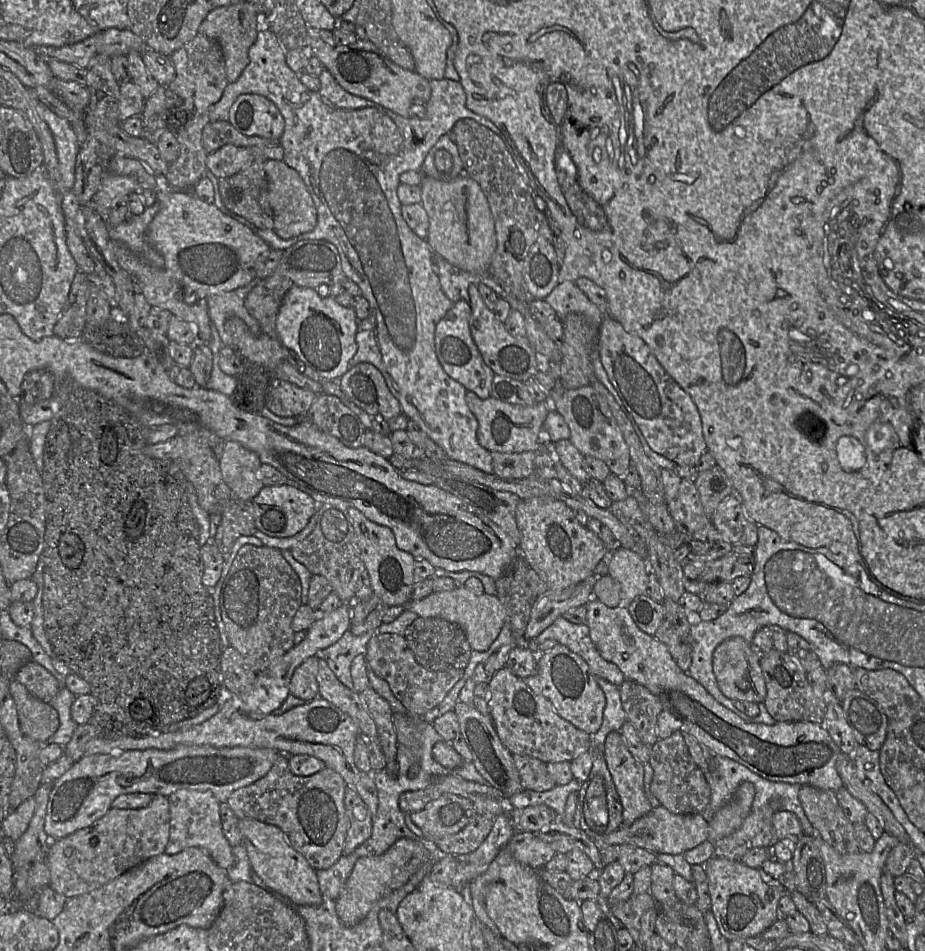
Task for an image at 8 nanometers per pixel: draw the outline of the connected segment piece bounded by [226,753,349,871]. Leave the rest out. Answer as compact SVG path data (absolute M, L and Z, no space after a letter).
M280 753L266 775L232 792L226 803L238 819L254 819L280 828L290 845L317 871L330 868L344 855L344 843L349 826L344 806L346 788L347 784L343 777L332 768L324 767L311 776L294 775L289 768L289 756Z

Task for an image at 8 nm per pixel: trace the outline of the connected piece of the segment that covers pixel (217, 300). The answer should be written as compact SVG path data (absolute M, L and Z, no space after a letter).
M254 278L249 284L238 289L210 295L207 298L208 314L212 324L217 329L224 346L232 346L232 338L224 329L225 321L232 316L242 319L254 334L261 333L258 321L252 317L244 306L248 293L259 283Z

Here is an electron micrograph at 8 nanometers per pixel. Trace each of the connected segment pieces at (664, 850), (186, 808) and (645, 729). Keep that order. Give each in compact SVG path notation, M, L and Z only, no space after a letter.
M659 806L629 826L621 825L603 839L594 839L598 849L609 845L632 844L656 855L682 854L708 839L709 822L701 814L677 815Z
M181 789L169 797L170 830L165 854L174 855L187 848L204 850L211 859L225 870L234 864L232 846L223 834L220 819L220 802L210 791Z
M624 680L621 686L619 686L619 689L620 700L622 708L626 714L627 721L632 724L641 741L651 748L658 740L657 720L659 714L663 710L662 703L647 688L632 680Z

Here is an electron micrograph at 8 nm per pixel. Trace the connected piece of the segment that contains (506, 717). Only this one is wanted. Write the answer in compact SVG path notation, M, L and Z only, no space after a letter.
M506 666L488 681L488 707L496 733L512 754L526 755L545 763L571 762L592 748L591 736L560 717L551 702L536 694Z

